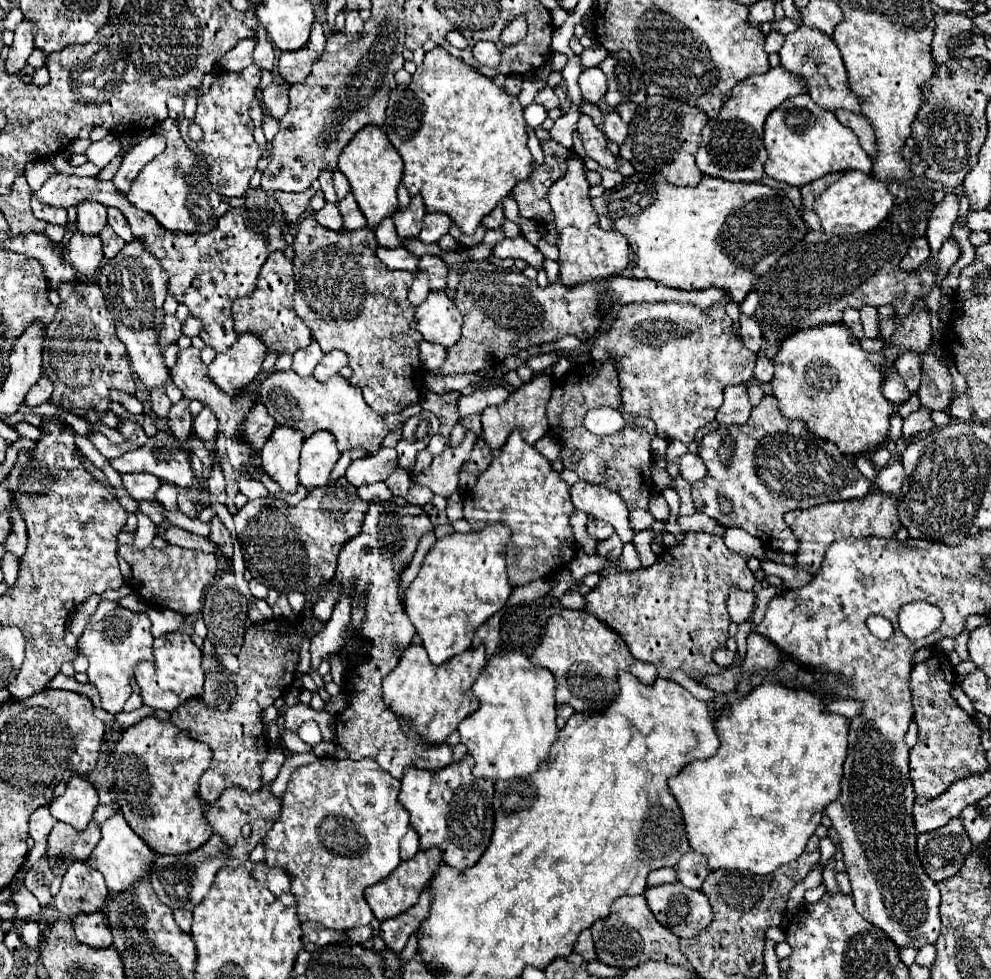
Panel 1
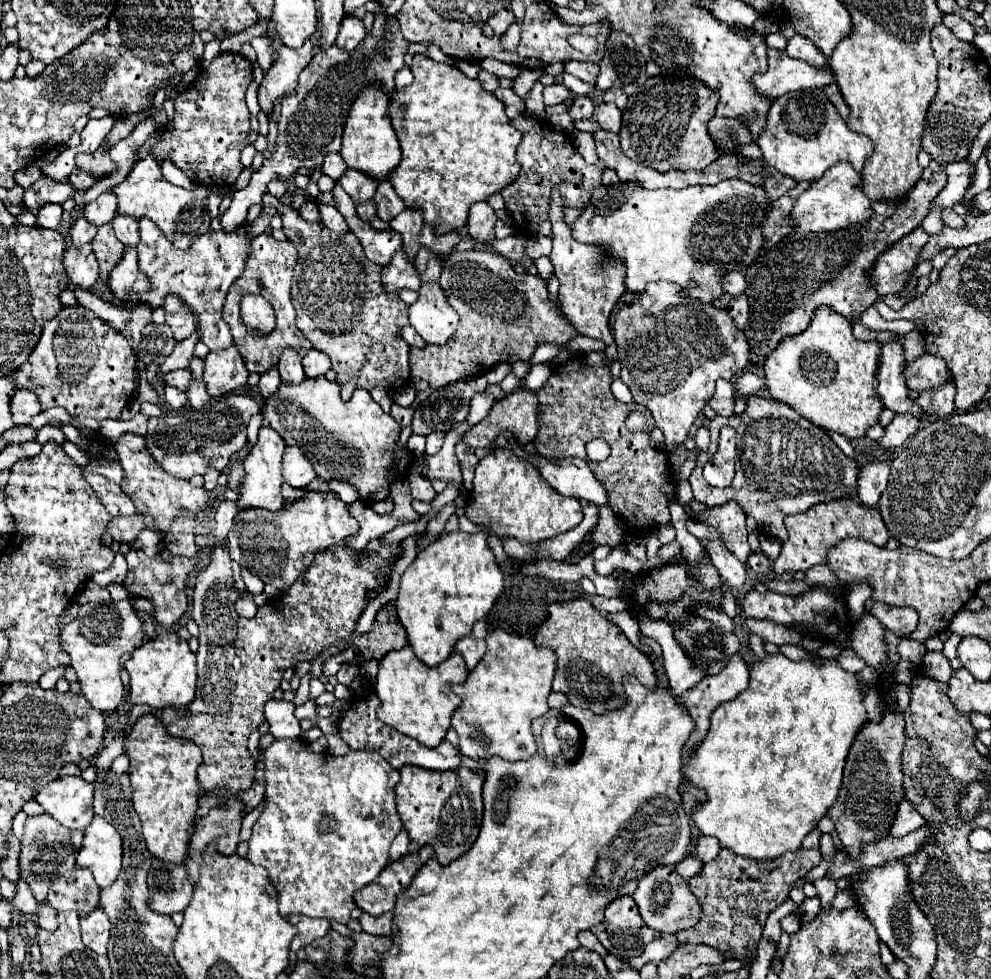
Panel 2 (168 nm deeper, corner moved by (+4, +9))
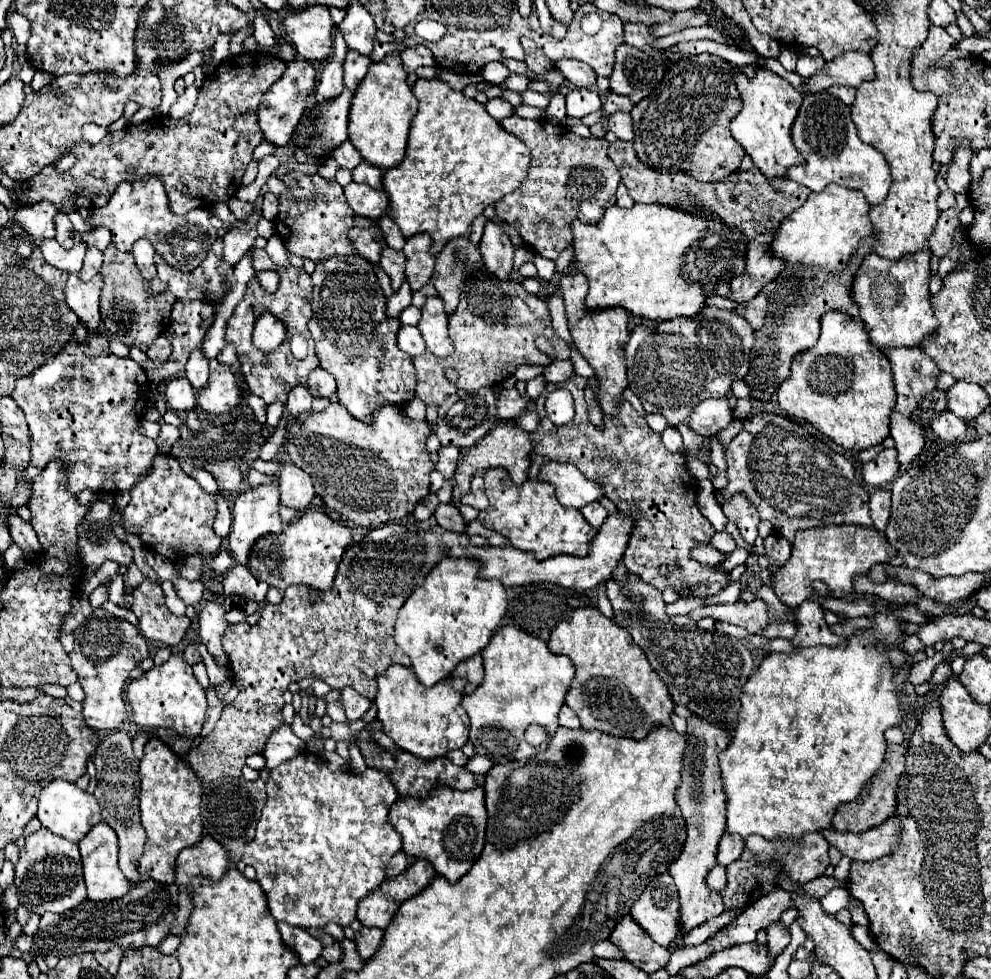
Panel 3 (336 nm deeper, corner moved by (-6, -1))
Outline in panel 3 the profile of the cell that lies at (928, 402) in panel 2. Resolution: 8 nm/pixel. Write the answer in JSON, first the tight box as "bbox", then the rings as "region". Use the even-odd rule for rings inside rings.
{"bbox":[931,410,967,442],"region":[[[945,410],[941,412],[933,422],[931,422],[931,430],[935,432],[935,436],[941,442],[961,442],[965,438],[967,426],[961,418],[957,418],[953,412]]]}

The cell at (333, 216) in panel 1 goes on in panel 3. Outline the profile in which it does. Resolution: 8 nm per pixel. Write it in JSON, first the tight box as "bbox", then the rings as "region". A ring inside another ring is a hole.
{"bbox":[349,224,385,264],"region":[[[377,224],[369,226],[369,228],[351,228],[349,230],[349,240],[353,242],[353,246],[359,250],[359,254],[365,260],[369,260],[373,264],[379,264],[381,248],[385,246],[385,238],[383,238],[383,232]]]}

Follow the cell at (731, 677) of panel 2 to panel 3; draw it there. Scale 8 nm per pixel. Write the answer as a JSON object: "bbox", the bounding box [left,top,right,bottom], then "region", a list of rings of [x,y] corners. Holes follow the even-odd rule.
{"bbox":[669,716,729,950],"region":[[[691,716],[687,720],[687,736],[689,740],[687,740],[687,750],[685,750],[683,770],[681,770],[683,778],[675,792],[675,802],[681,808],[681,814],[685,818],[687,838],[685,838],[681,856],[669,866],[669,874],[673,876],[673,882],[679,890],[681,936],[677,936],[673,944],[669,944],[669,950],[677,948],[689,930],[693,930],[695,926],[703,924],[713,916],[719,916],[725,910],[725,906],[721,904],[721,894],[717,890],[711,890],[705,884],[705,876],[717,864],[715,860],[717,844],[725,834],[725,788],[721,784],[721,770],[719,770],[717,756],[729,746],[729,736],[723,726],[709,724],[699,716]],[[689,746],[697,746],[701,754],[693,756],[693,752],[689,752]]]}

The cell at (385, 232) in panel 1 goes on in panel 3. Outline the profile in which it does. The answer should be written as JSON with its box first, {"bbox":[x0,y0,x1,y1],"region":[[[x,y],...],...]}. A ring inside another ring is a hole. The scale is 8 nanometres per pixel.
{"bbox":[345,182,387,218],"region":[[[351,182],[345,188],[345,198],[349,202],[349,206],[359,214],[359,216],[367,216],[367,218],[381,218],[385,214],[387,208],[387,194],[385,192],[377,192],[365,184],[357,184]]]}

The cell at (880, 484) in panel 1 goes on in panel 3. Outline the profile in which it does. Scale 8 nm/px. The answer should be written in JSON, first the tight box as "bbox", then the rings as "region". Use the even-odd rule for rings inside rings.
{"bbox":[869,490,891,530],"region":[[[885,490],[873,492],[869,498],[869,512],[875,528],[885,530],[885,524],[889,522],[889,514],[891,514],[891,492]]]}

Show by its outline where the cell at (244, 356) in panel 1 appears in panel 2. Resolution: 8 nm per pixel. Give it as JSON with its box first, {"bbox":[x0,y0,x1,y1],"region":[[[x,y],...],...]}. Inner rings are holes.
{"bbox":[203,346,249,396],"region":[[[229,346],[217,354],[205,356],[203,382],[211,396],[223,396],[247,384],[249,370],[243,366],[243,356],[235,346]]]}

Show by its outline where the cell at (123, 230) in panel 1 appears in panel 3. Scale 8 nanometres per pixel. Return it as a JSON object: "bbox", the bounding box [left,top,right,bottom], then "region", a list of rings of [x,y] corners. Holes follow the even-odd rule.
{"bbox":[133,240,155,280],"region":[[[137,240],[137,244],[133,246],[133,256],[141,276],[145,280],[151,280],[155,276],[155,250],[149,240]]]}

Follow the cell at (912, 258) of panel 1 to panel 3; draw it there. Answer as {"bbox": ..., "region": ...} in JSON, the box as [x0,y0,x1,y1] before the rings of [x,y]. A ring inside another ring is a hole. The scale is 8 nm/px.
{"bbox":[851,250,937,352],"region":[[[925,250],[901,260],[885,260],[871,252],[859,266],[851,298],[859,306],[873,348],[881,352],[889,348],[921,348],[923,340],[937,332],[937,318],[929,302],[929,256],[931,252]]]}

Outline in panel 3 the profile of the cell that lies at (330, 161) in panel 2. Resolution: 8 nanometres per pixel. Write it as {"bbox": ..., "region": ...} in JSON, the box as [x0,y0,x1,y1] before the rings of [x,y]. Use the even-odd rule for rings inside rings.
{"bbox":[333,140,361,170],"region":[[[345,140],[341,146],[337,146],[337,152],[333,152],[333,158],[341,168],[347,168],[347,170],[353,170],[361,162],[361,154],[357,152],[357,148],[353,148],[351,140]]]}

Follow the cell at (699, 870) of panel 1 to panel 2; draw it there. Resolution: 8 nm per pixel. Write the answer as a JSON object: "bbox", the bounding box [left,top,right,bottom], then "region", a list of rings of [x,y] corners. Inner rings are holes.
{"bbox":[695,836,719,864],"region":[[[699,836],[697,838],[697,842],[695,842],[695,856],[703,862],[703,864],[707,864],[707,862],[711,862],[717,854],[719,854],[719,842],[717,842],[717,838],[709,838],[709,836]]]}

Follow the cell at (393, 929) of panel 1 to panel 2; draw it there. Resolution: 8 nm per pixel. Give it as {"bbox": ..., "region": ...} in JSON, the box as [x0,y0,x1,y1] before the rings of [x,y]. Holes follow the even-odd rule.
{"bbox":[361,914,393,936],"region":[[[363,914],[361,918],[363,932],[373,934],[373,936],[391,936],[391,926],[393,926],[393,914],[381,914],[381,916],[371,916]]]}

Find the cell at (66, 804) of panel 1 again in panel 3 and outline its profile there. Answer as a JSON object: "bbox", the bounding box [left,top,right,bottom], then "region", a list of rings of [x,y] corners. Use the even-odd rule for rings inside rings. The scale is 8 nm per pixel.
{"bbox":[37,780,101,842],"region":[[[53,780],[39,794],[37,818],[39,818],[41,826],[45,826],[47,830],[51,830],[53,834],[63,836],[65,840],[71,840],[71,842],[79,842],[81,838],[85,838],[85,834],[95,824],[101,822],[101,808],[99,808],[99,804],[97,804],[97,800],[95,800],[93,794],[77,788],[73,782]]]}

